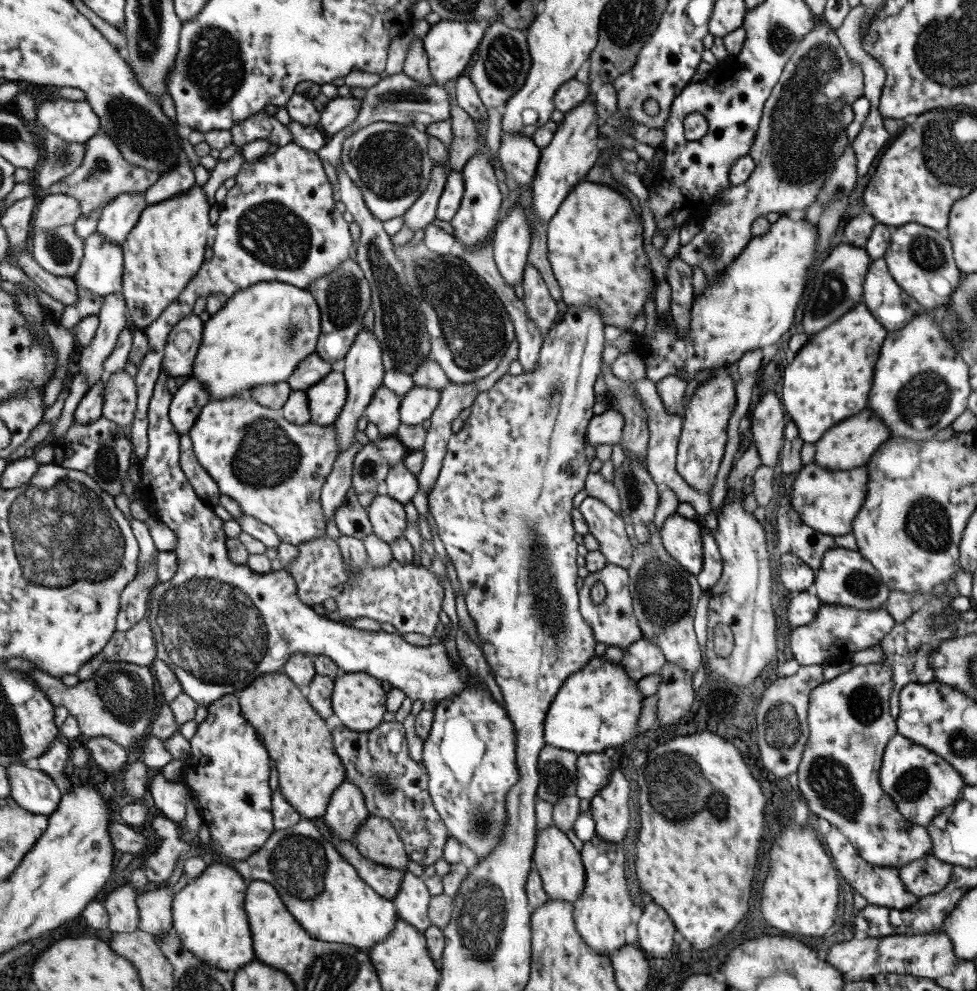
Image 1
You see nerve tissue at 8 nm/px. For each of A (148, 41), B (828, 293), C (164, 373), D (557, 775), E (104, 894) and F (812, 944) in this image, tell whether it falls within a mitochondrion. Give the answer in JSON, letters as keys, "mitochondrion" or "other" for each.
{"A":"mitochondrion","B":"mitochondrion","C":"other","D":"mitochondrion","E":"other","F":"other"}

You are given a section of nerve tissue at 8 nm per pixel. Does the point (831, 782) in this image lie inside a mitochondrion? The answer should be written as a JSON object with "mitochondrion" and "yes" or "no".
{"mitochondrion":"yes"}

